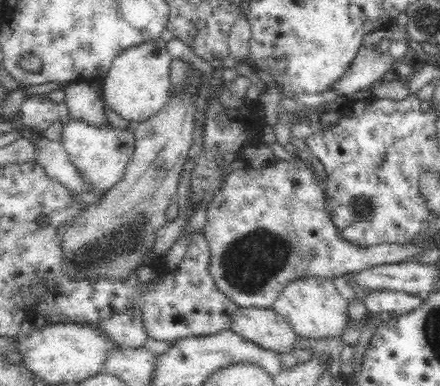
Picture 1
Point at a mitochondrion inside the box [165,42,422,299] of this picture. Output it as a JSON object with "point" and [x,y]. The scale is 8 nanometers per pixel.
{"point":[361,208]}

